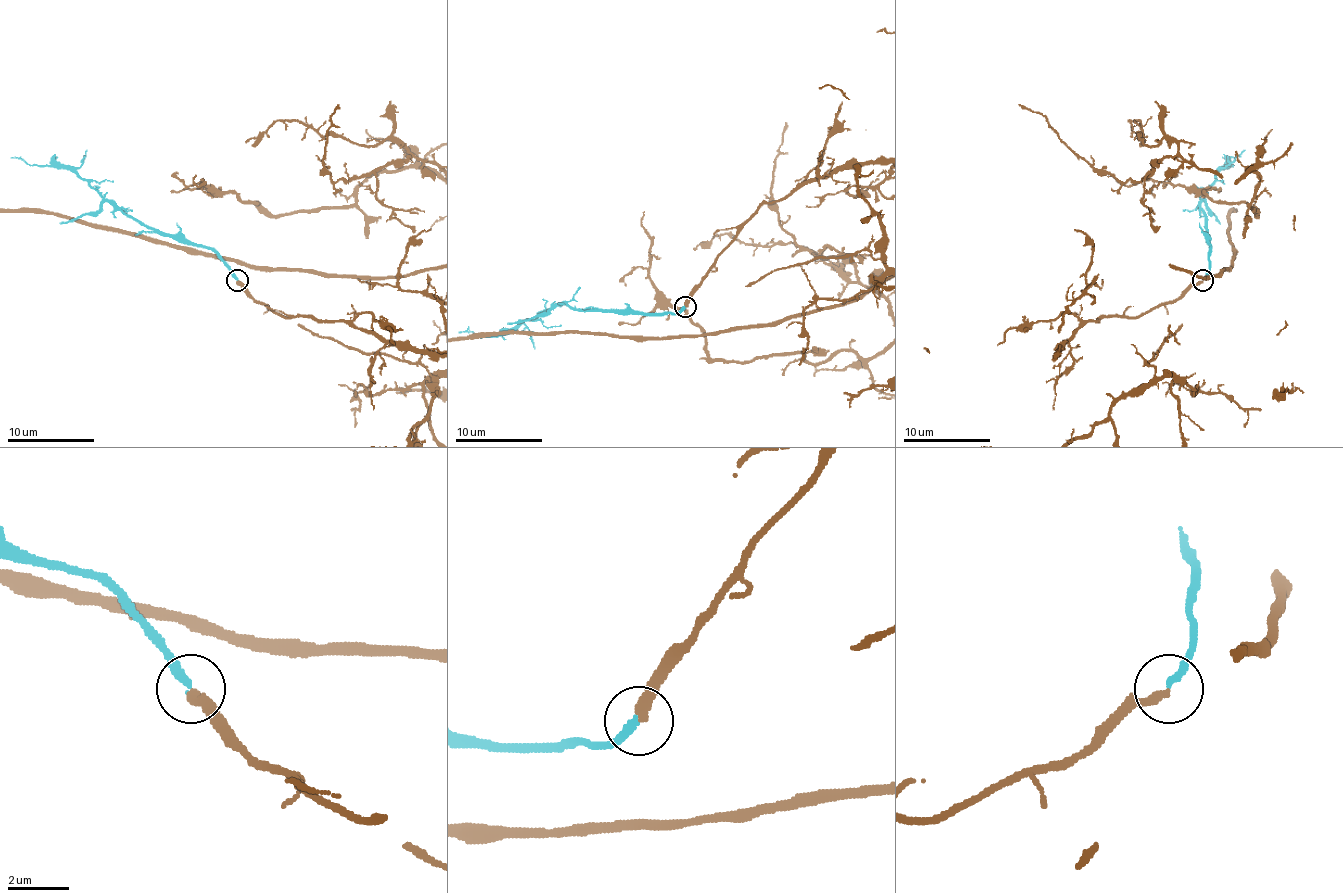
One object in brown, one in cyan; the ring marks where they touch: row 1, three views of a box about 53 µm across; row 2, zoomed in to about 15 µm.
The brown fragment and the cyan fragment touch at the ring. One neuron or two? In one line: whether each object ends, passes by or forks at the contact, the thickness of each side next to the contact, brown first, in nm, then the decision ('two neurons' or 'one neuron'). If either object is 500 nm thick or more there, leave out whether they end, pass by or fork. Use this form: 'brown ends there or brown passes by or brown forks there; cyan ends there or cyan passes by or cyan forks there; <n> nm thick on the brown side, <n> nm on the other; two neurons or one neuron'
brown ends there; cyan ends there; 320 nm thick on the brown side, 240 nm on the other; one neuron

